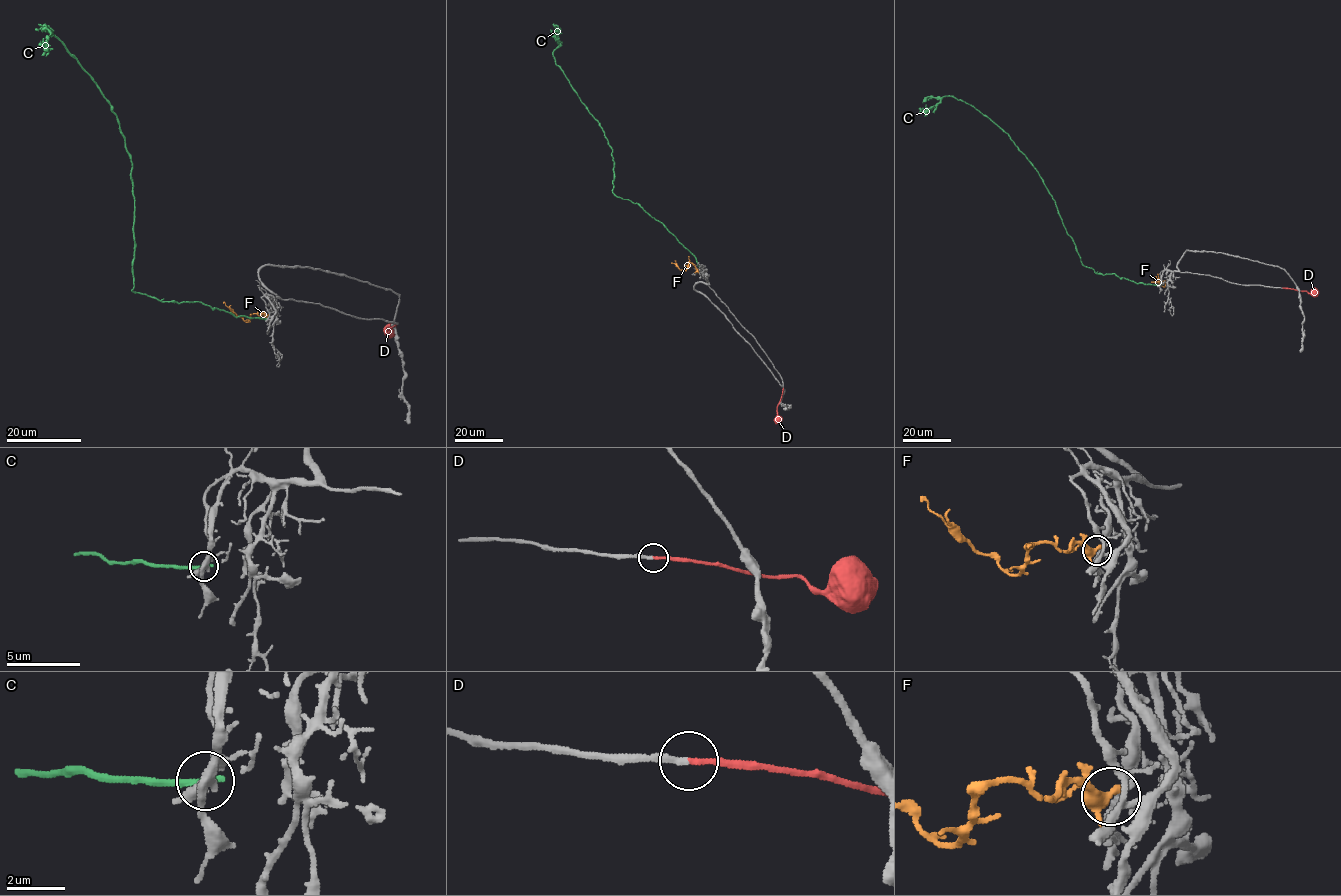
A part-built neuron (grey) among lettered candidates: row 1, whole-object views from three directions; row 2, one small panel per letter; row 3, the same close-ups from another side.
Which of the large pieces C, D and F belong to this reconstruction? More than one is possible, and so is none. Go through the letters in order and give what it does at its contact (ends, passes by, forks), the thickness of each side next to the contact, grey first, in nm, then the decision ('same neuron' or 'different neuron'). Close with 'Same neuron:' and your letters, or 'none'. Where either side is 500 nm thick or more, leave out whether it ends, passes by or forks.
C: it ends there; 280 nm thick on the grey side, 300 nm on the other; different neuron
D: it ends there; 240 nm thick on the grey side, 190 nm on the other; same neuron
F: it forks there; 360 nm thick on the grey side, 340 nm on the other; different neuron
Same neuron: D

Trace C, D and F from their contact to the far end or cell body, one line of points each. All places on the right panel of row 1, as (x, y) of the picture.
C: (1160, 285), (1096, 273), (1084, 266), (1035, 168), (1006, 133), (973, 107), (945, 96), (922, 112), (920, 107)
D: (1282, 288), (1318, 293)
F: (1166, 282), (1157, 282), (1164, 287), (1157, 274)

